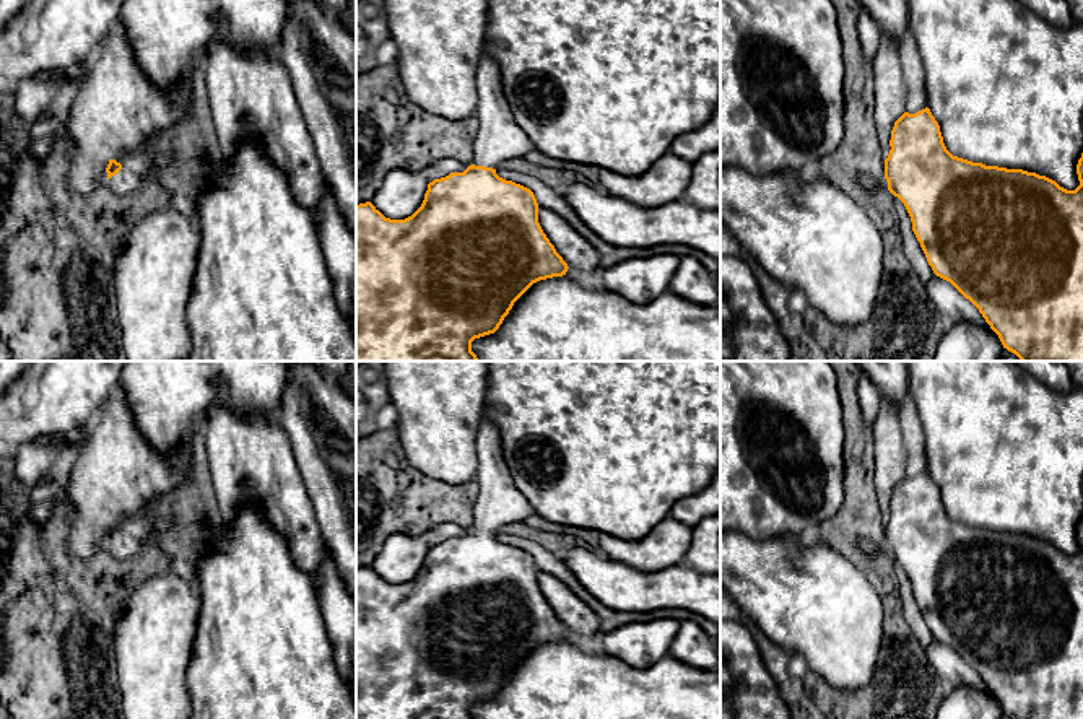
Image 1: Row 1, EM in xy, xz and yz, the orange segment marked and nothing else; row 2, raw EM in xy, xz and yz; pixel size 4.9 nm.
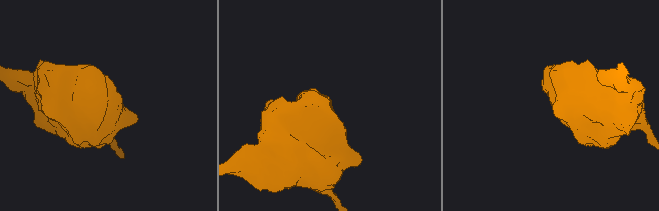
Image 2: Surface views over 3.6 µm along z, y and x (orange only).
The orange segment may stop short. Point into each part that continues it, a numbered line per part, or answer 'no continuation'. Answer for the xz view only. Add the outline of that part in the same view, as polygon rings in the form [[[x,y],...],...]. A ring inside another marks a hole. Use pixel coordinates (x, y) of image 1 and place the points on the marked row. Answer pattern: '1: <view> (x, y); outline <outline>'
1: xz (500, 137); outline [[[483,52],[476,70],[478,132],[473,142],[473,164],[498,169],[511,158],[524,158],[533,146],[512,115],[502,93],[496,60]]]

